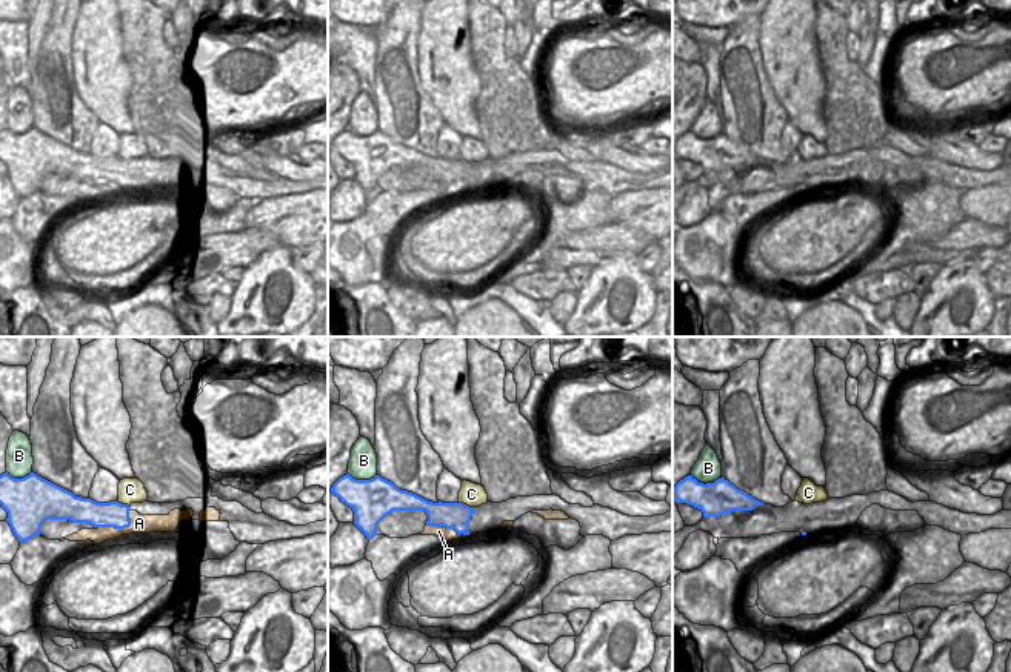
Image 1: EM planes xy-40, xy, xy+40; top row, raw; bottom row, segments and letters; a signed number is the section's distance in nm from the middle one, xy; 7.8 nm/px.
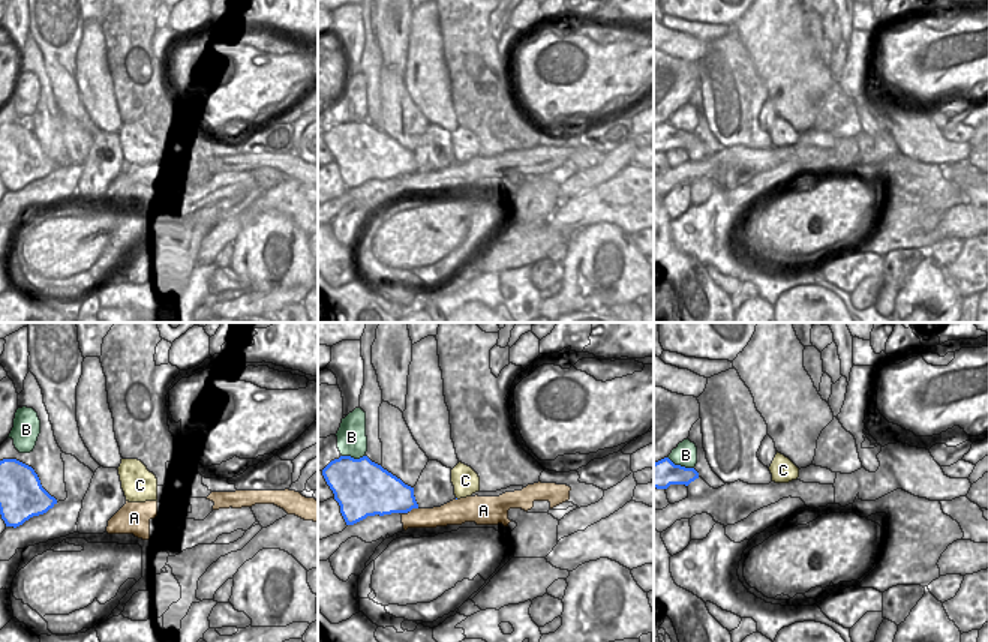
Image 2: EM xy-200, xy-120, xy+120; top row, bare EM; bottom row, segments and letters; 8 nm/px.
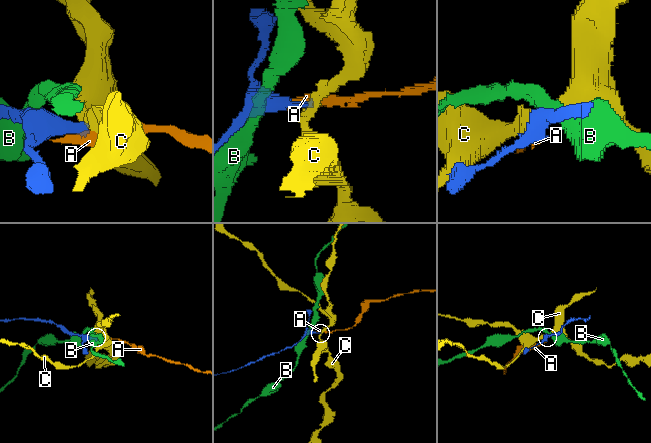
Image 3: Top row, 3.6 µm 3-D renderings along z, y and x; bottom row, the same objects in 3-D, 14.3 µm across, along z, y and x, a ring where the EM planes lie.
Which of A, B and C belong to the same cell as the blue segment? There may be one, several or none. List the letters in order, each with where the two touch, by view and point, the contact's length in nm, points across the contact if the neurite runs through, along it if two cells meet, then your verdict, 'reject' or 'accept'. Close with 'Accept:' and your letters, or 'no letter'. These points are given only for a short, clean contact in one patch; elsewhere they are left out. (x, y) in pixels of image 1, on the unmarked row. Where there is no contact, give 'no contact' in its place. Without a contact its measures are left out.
A: meets blue in xy-40 at (120, 183); contact 280 nm long; accept
B: meets blue in xy+40 at (707, 139); contact 260 nm long; reject
C: meets blue in xy at (465, 160); contact 140 nm long; border along xy (459, 157), (474, 163); reject
Accept: A

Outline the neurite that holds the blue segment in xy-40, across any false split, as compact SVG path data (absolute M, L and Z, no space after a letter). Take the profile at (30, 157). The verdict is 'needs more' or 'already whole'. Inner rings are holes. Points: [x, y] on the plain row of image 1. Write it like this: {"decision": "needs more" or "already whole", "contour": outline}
{"decision": "needs more", "contour": "M34 128L23 134L2 129L0 160L8 168L6 177L20 198L40 191L46 175L88 178L91 185L82 185L60 197L91 195L100 200L129 189L175 188L182 175L194 172L192 165L174 165L168 171L140 171L118 157L97 158L75 152Z"}

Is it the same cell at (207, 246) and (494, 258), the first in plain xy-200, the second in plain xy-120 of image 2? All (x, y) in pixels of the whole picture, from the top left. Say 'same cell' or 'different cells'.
different cells

